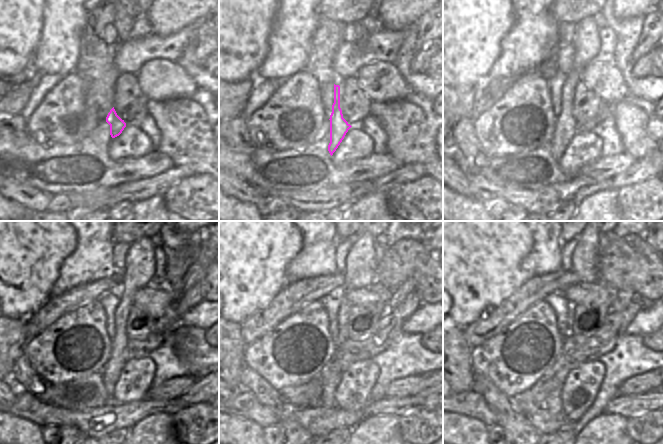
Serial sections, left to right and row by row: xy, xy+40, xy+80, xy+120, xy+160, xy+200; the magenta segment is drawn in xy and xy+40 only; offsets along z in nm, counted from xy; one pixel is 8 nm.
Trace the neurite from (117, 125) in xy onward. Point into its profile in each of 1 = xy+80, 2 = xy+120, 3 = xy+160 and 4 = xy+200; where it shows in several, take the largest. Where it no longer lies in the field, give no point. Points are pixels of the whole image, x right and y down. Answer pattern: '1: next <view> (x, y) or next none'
1: next xy+80 (566, 128)
2: next xy+120 (113, 367)
3: next xy+160 (328, 400)
4: next xy+200 (553, 402)

